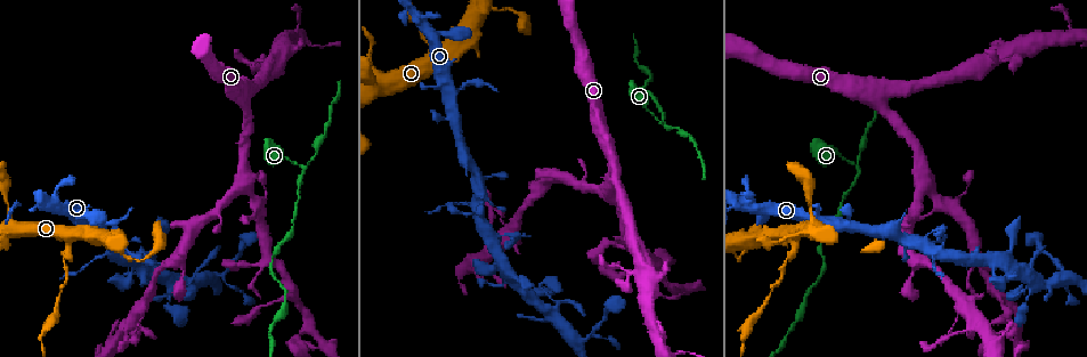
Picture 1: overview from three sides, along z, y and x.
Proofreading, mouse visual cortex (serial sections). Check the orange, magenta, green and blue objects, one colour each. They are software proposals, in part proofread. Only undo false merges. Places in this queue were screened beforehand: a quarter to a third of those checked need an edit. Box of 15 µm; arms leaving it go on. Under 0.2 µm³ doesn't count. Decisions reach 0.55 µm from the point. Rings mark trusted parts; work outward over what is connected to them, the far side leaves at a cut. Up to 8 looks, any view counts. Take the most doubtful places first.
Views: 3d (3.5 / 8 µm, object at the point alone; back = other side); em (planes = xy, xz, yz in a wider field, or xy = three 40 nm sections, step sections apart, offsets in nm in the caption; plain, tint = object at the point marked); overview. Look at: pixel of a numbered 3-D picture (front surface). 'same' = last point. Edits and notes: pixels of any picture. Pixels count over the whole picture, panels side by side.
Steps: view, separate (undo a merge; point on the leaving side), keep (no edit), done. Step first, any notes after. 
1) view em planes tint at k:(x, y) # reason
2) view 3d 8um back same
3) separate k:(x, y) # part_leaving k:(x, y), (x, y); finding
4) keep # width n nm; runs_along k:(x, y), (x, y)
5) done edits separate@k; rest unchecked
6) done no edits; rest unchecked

view 3d 3.5um at 1:(667, 130) # abrupt turn

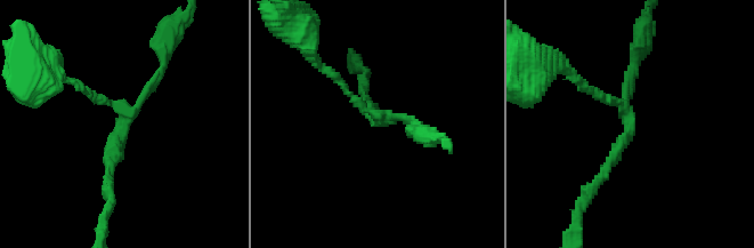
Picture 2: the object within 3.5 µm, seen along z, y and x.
view em xy step 2 tint at 2:(627, 131)

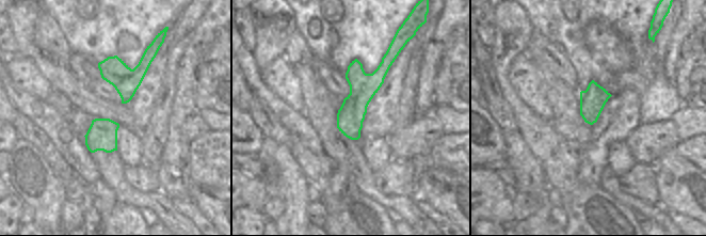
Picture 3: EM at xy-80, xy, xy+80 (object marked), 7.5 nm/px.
keep # runs_along 2:(84, 90), (127, 114), (108, 196); one cell here

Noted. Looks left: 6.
view 3d 8um at 1:(65, 258) # calibre changes

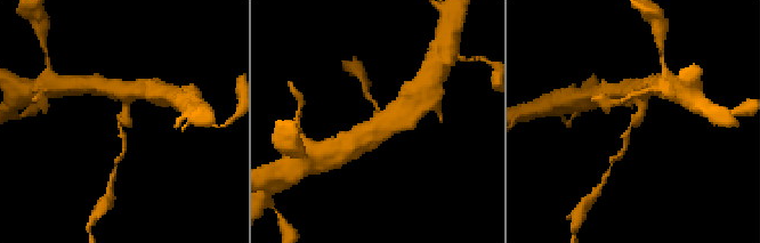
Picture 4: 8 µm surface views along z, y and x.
view 3d 3.5um at 4:(122, 126) # zoom in

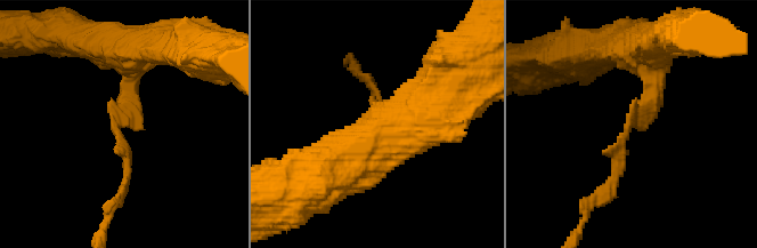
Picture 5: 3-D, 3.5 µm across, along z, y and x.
view em xy step 1 tint at 5:(117, 126) # arm_widths 150, 300 nm; need the tissue

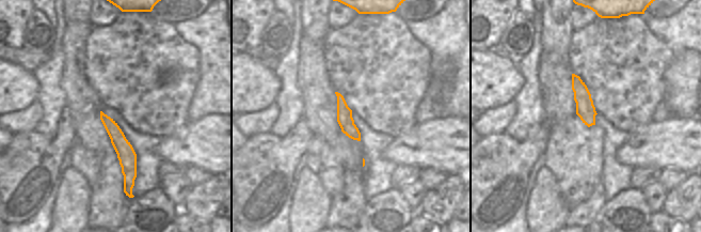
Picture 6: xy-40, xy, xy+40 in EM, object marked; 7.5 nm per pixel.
separate 5:(620, 164) # part_leaving 5:(633, 118), (616, 181), (586, 213); two cells meet here

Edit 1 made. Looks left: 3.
done edits separate@5; rest unchecked

